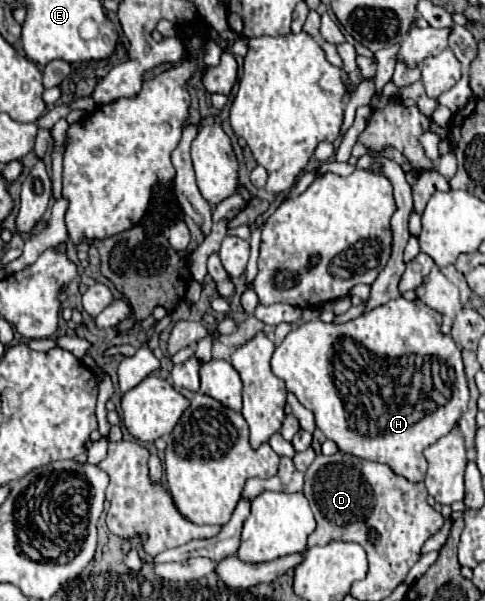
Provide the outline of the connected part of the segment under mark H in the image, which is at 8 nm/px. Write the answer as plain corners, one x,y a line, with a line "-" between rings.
395,298
343,324
325,324
319,318
299,324
275,348
271,370
283,378
287,390
315,414
317,428
333,440
341,452
381,462
409,482
421,482
425,478
427,460
423,450
457,426
469,402
461,348
451,336
441,332
441,314
421,300
409,302

